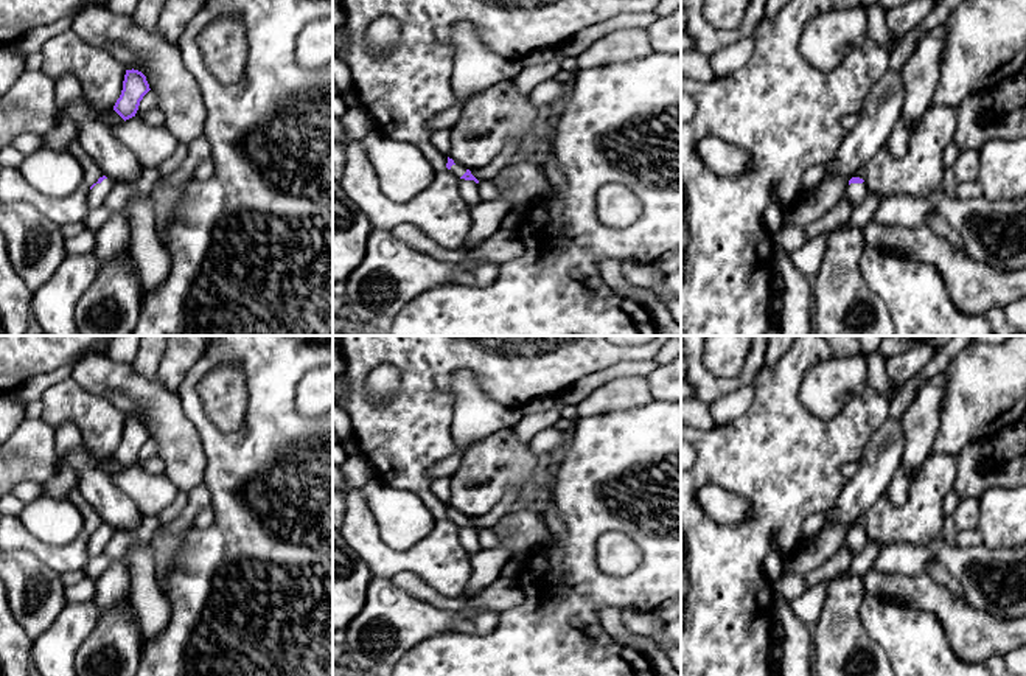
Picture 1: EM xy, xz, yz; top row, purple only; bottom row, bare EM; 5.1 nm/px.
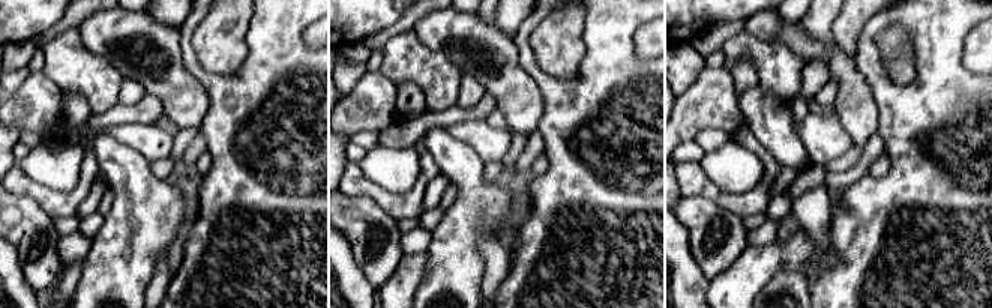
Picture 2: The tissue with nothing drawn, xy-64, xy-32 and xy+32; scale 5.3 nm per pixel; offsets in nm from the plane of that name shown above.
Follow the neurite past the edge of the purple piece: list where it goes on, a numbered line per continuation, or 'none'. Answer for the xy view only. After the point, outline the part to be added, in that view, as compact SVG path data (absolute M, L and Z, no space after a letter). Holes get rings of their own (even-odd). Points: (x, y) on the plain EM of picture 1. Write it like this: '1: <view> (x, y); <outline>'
1: xy (98, 541); M107 525L101 531L96 531L92 538L89 538L89 544L87 544L89 558L92 559L101 555L104 547L107 545L107 542L112 539L115 533L117 531Z

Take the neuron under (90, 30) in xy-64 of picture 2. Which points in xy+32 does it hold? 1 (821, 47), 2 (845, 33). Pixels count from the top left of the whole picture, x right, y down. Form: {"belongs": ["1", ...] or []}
{"belongs": ["1"]}

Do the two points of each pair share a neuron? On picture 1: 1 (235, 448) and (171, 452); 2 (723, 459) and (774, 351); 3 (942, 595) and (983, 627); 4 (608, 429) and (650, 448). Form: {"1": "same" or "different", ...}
{"1": "different", "2": "different", "3": "same", "4": "same"}

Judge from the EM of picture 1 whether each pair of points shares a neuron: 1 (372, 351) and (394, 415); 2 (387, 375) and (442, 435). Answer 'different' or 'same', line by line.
1: same
2: different

